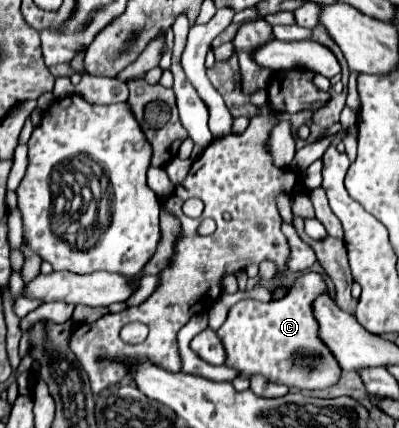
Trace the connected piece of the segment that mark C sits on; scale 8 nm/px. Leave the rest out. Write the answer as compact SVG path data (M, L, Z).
M309 271L299 275L283 299L269 303L239 301L231 307L217 335L225 347L225 367L239 371L241 377L263 375L271 383L283 383L297 389L327 389L341 379L341 367L335 355L319 339L319 323L311 311L311 303L319 295L329 295L329 287L321 273Z

